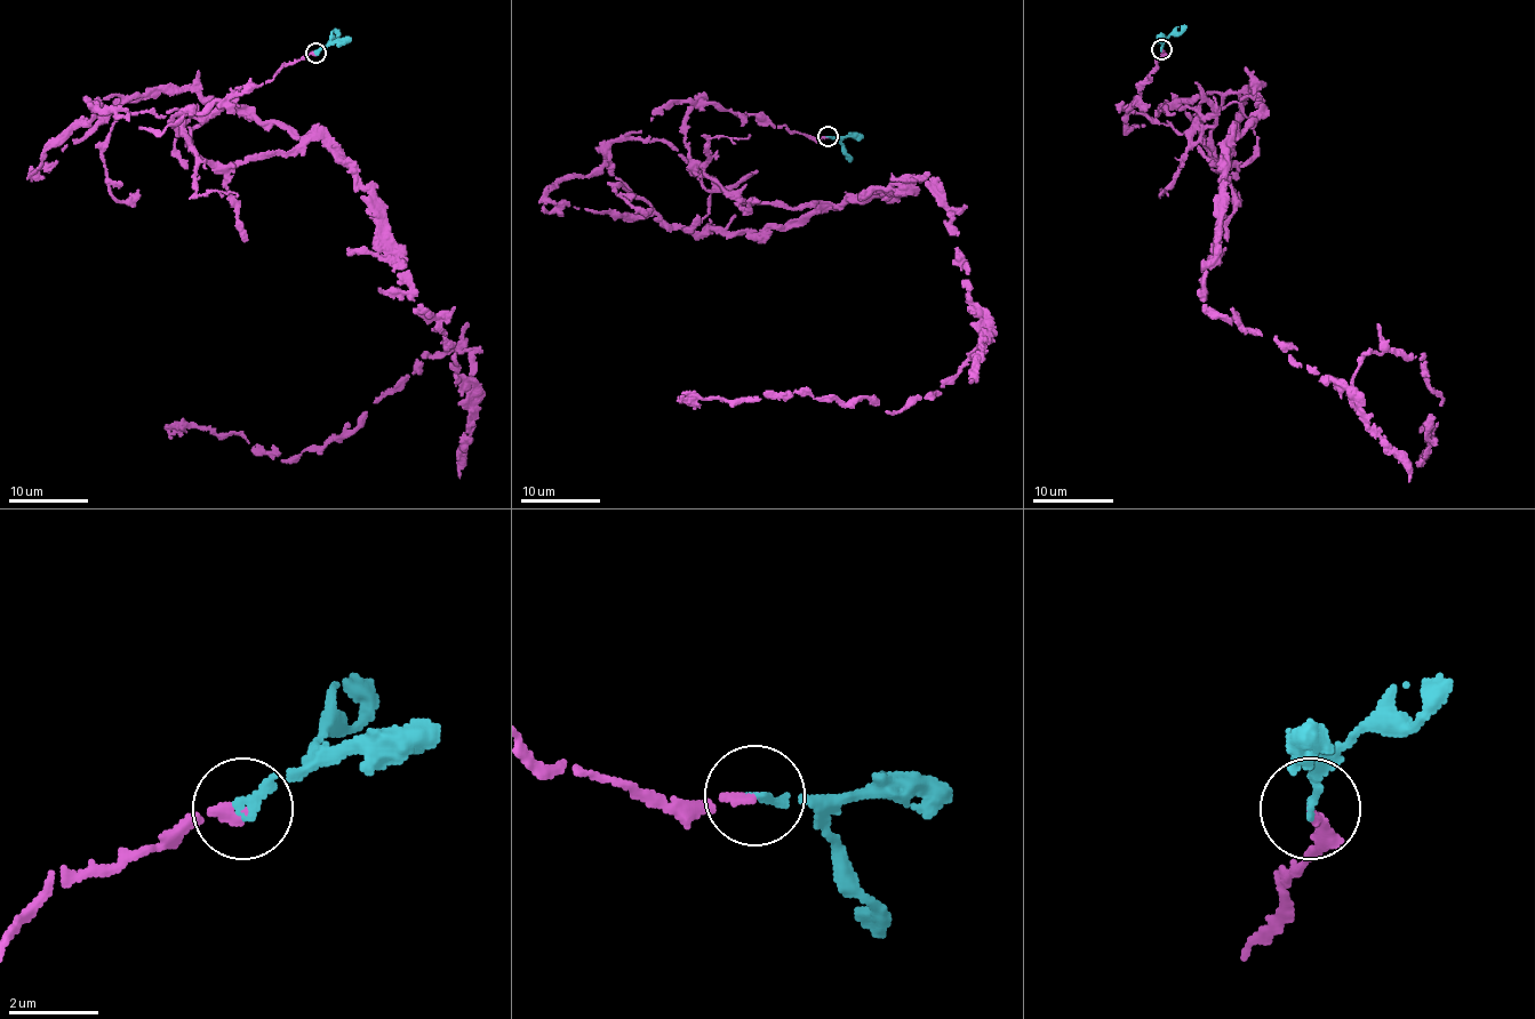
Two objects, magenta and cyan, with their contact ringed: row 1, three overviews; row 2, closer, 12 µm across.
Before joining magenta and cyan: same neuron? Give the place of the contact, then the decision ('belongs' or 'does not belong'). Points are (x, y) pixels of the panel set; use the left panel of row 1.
place (316, 53); belongs

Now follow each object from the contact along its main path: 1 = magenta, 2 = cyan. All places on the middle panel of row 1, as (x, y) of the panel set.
1: (829, 137), (712, 103), (684, 137), (748, 202), (929, 178), (978, 343), (896, 411), (799, 392), (676, 400)
2: (829, 137), (838, 139), (850, 161)

